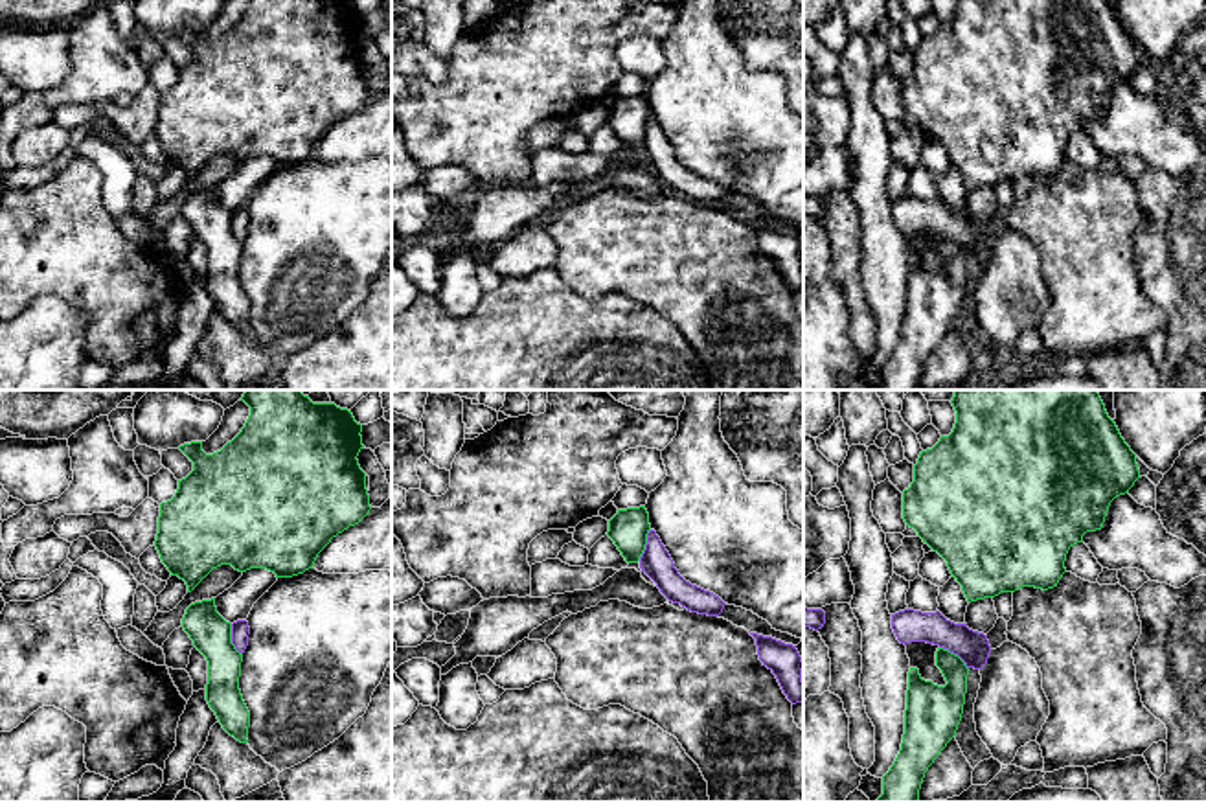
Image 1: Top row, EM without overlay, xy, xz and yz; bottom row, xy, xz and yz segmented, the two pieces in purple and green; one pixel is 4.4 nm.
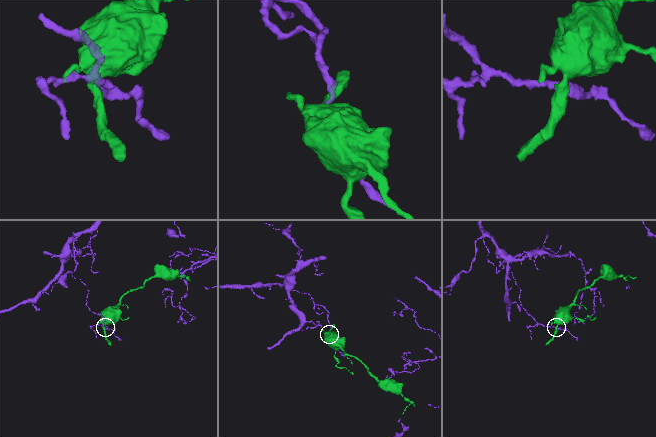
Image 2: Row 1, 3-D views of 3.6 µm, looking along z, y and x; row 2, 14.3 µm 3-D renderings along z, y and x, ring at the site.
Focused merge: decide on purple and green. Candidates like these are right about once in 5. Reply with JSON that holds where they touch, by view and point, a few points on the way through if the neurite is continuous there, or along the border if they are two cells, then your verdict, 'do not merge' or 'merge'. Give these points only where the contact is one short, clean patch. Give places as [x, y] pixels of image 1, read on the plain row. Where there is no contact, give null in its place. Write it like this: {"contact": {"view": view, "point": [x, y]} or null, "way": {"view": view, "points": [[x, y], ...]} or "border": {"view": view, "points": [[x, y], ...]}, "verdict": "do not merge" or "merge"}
{"contact": {"view": "xy", "point": [232, 227]}, "border": {"view": "xy", "points": [[230, 212], [230, 230], [241, 241]]}, "verdict": "do not merge"}

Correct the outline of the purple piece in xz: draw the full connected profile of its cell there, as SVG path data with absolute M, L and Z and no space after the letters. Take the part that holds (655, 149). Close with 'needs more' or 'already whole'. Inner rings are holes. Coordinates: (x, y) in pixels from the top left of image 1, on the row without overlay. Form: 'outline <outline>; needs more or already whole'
outline M654 118L647 121L647 132L640 145L640 156L660 177L660 180L673 191L680 191L691 200L719 204L724 197L724 189L710 178L686 169L662 132Z; already whole

